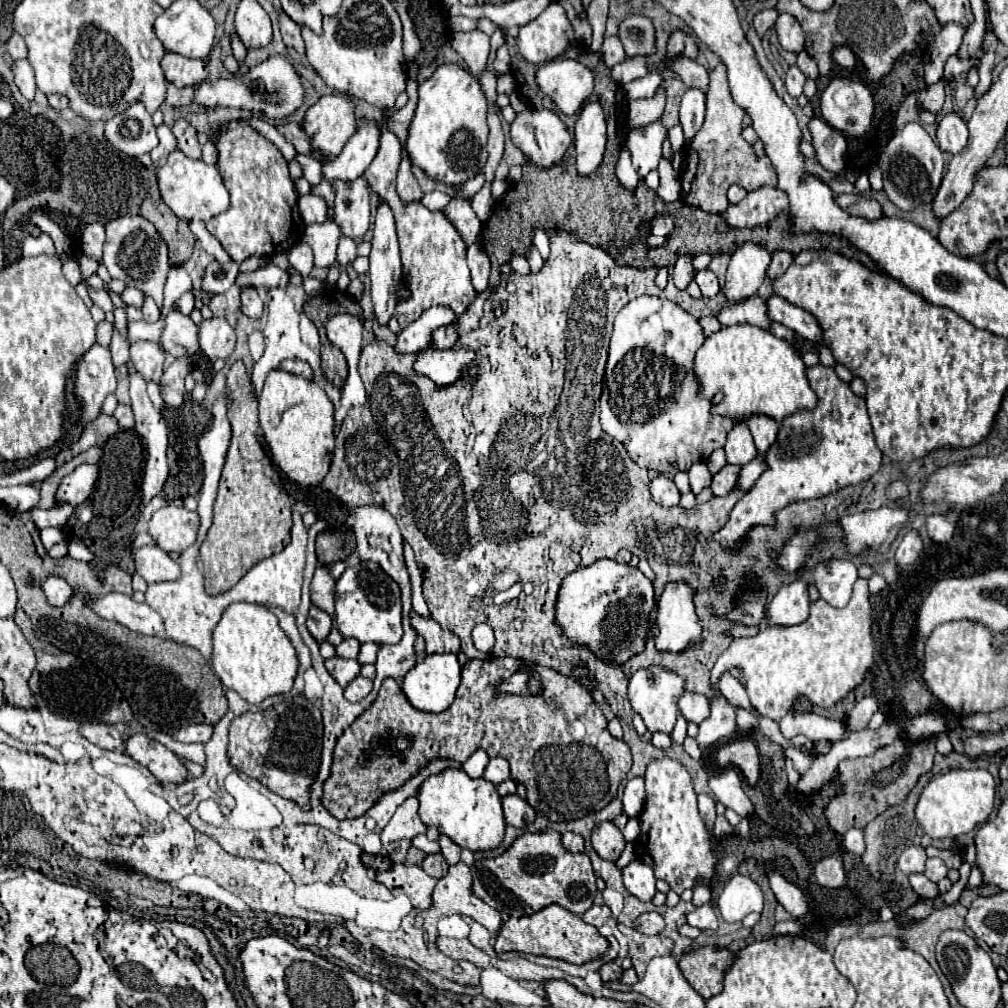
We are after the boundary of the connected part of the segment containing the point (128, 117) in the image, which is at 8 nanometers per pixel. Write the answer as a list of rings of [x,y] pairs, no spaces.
[[[135,103],[109,119],[105,123],[105,139],[129,157],[151,153],[159,145],[155,125],[143,103]]]

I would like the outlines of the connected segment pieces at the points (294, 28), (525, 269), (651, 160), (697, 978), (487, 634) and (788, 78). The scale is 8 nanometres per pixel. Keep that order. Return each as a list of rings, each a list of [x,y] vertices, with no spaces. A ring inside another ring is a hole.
[[[275,5],[277,13],[279,13],[279,29],[281,29],[281,37],[283,37],[283,43],[287,47],[293,47],[297,53],[305,53],[303,49],[303,39],[301,39],[301,29],[295,21],[291,21],[291,17],[287,17],[287,13],[283,13],[283,9],[279,9]]]
[[[513,255],[513,257],[509,259],[509,265],[511,265],[511,269],[513,269],[515,273],[519,273],[519,275],[527,275],[527,273],[529,273],[529,265],[527,265],[527,259],[525,259],[523,255]]]
[[[655,121],[629,133],[627,149],[641,177],[645,177],[651,169],[657,169],[661,161],[661,143],[665,139],[667,139],[667,127],[663,125],[663,121]]]
[[[701,947],[679,961],[685,979],[705,1001],[723,991],[723,979],[731,965],[733,953],[719,947]]]
[[[485,623],[475,625],[471,635],[473,635],[473,643],[475,643],[475,647],[477,647],[479,651],[489,653],[489,651],[493,649],[493,645],[495,645],[495,637],[493,637],[493,629],[491,629],[489,625],[485,625]]]
[[[791,65],[787,75],[785,75],[785,85],[787,85],[787,93],[791,97],[799,97],[803,93],[803,85],[805,85],[805,75],[797,69],[797,65]]]

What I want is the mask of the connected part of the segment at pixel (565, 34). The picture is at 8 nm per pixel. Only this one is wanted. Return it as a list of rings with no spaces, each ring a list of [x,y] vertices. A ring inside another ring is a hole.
[[[557,1],[551,3],[537,19],[521,27],[517,41],[519,53],[529,63],[541,65],[543,61],[551,61],[551,57],[561,55],[565,47],[575,41],[575,35],[573,25]]]

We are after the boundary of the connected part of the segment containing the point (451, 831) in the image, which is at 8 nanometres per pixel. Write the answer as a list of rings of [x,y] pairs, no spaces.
[[[445,769],[439,775],[431,775],[419,789],[419,815],[421,821],[429,827],[437,827],[441,835],[447,835],[453,839],[459,847],[469,849],[469,851],[489,851],[501,845],[505,837],[505,817],[503,817],[503,807],[501,807],[501,797],[497,793],[497,787],[491,785],[489,781],[483,779],[471,779],[463,769]]]

